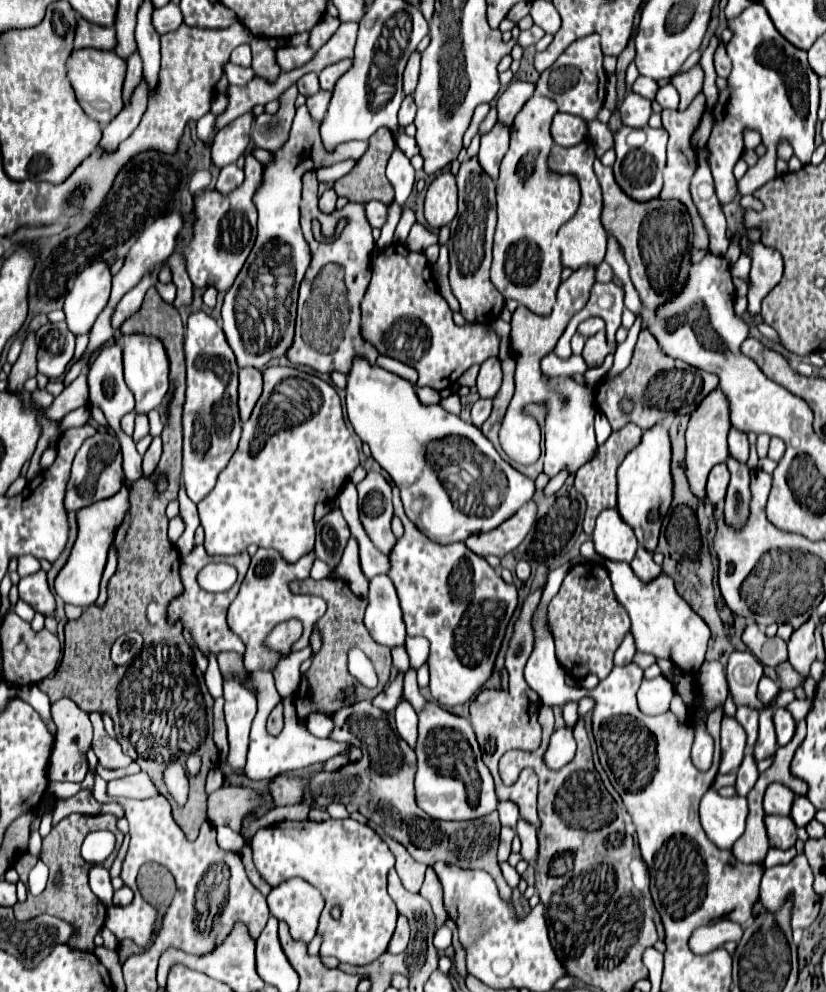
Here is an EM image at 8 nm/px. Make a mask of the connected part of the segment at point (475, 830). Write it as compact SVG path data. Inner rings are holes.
M368 726L366 730L362 730L362 760L350 762L336 772L312 774L308 780L308 788L314 796L316 806L322 808L338 800L346 808L358 810L368 820L382 826L390 838L400 842L412 854L412 858L422 864L434 864L442 860L462 868L486 870L494 878L500 896L504 900L510 900L512 888L506 884L496 860L496 844L500 836L498 812L468 822L436 822L416 806L414 774L414 750L404 740L400 740L400 736L380 736L380 728L374 730L372 726Z

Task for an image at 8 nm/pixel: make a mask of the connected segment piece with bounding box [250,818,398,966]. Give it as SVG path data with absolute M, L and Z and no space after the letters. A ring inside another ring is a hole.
M330 818L326 822L312 822L312 820L278 822L274 826L258 830L254 834L250 846L252 846L254 866L270 886L278 886L280 882L284 882L288 878L300 876L322 892L322 896L326 900L326 908L324 908L324 912L320 916L320 924L318 924L318 934L322 936L320 956L334 956L340 962L362 966L362 964L374 962L380 954L386 952L388 942L396 928L396 918L398 918L396 904L386 892L386 874L394 866L394 856L388 850L386 842L370 826L360 824L352 818L344 818L344 820ZM332 906L342 908L340 920L334 920L330 916Z

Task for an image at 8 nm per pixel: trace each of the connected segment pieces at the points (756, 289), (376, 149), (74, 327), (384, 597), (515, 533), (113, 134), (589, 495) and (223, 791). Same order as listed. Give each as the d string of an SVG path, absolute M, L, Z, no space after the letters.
M743 235L740 240L741 252L748 253L752 259L751 270L749 273L749 287L748 287L748 307L747 310L750 312L750 316L756 316L760 314L760 302L762 298L780 282L782 278L782 256L776 248L766 248L762 242L751 242L746 235Z
M380 128L378 132L374 132L368 138L366 154L356 162L356 166L346 176L336 180L336 184L334 184L336 194L348 198L348 202L358 202L358 204L366 204L368 200L380 200L384 204L390 204L394 200L394 188L388 182L388 178L384 174L384 168L386 168L386 162L388 162L390 154L392 154L392 148L396 148L396 142L394 142L394 136L388 128Z
M104 260L86 266L74 280L72 290L66 296L64 312L68 328L80 336L92 330L96 316L104 310L110 296L110 264Z
M384 574L374 576L370 580L366 600L368 600L368 608L366 608L364 624L370 636L378 644L384 644L388 648L404 646L406 630L404 630L404 620L392 580L388 580L388 576Z
M528 502L524 504L524 508L520 508L520 512L516 512L516 516L512 516L512 520L506 520L500 528L496 528L496 532L470 536L464 544L482 558L486 556L502 558L524 540L534 522L536 522L536 504Z
M144 82L138 84L138 90L132 96L132 104L128 104L128 108L124 108L104 130L102 130L102 140L98 144L98 148L102 152L114 152L118 148L120 142L124 142L134 128L138 126L142 114L146 112L146 104L144 104Z
M628 424L622 430L616 430L608 436L608 440L600 446L600 454L594 456L594 460L590 460L588 464L584 464L578 472L576 472L576 488L578 492L586 498L586 516L584 516L584 532L590 536L594 530L594 522L598 518L598 514L606 508L614 508L616 506L616 468L622 464L622 460L628 456L630 450L634 450L640 444L642 438L642 430L636 424Z
M226 786L208 794L208 818L216 826L230 826L240 832L242 818L248 814L252 790L242 786Z

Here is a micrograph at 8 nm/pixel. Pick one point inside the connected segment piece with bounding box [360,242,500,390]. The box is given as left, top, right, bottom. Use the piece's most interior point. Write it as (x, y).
(402, 317)

